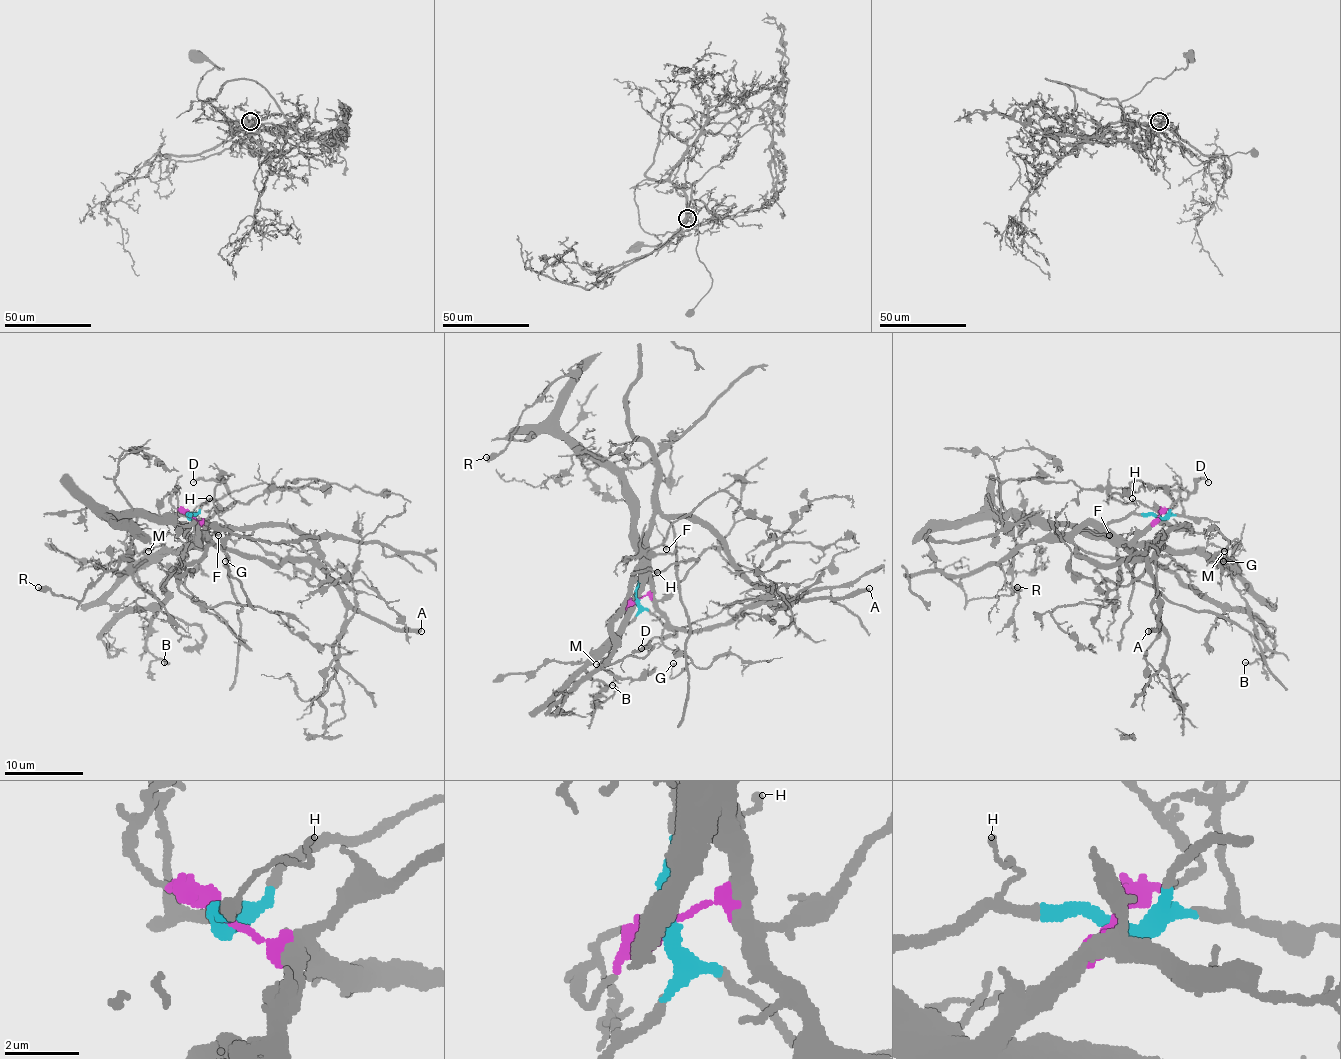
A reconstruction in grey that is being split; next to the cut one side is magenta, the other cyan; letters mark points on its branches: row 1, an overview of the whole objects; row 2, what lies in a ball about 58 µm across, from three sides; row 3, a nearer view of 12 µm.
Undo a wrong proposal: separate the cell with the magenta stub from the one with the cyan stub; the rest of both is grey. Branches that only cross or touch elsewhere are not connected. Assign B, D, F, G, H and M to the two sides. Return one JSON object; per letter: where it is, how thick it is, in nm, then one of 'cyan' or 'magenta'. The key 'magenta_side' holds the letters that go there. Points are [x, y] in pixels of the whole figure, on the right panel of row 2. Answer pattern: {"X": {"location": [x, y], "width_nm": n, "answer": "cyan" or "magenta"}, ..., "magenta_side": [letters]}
{"B": {"location": [1245, 662], "width_nm": 140, "answer": "magenta"}, "D": {"location": [1208, 482], "width_nm": 160, "answer": "cyan"}, "F": {"location": [1109, 535], "width_nm": 190, "answer": "cyan"}, "G": {"location": [1223, 561], "width_nm": 100, "answer": "magenta"}, "H": {"location": [1132, 498], "width_nm": 110, "answer": "cyan"}, "M": {"location": [1224, 551], "width_nm": 120, "answer": "magenta"}, "magenta_side": ["B", "G", "M"]}

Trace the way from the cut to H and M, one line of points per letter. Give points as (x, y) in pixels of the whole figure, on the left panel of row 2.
H: (189, 516), (209, 498)
M: (189, 516), (203, 528), (203, 535), (197, 541), (181, 549), (154, 545), (148, 551)

